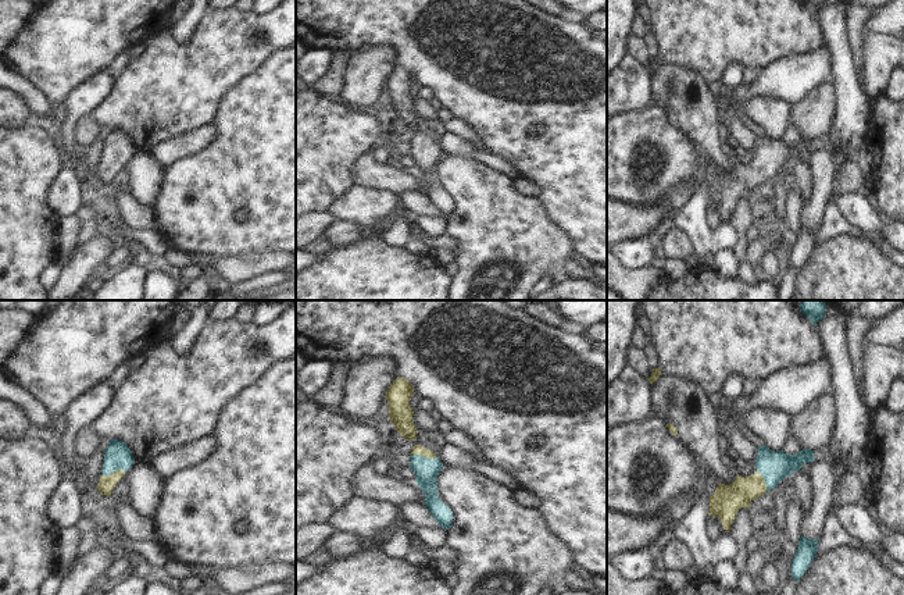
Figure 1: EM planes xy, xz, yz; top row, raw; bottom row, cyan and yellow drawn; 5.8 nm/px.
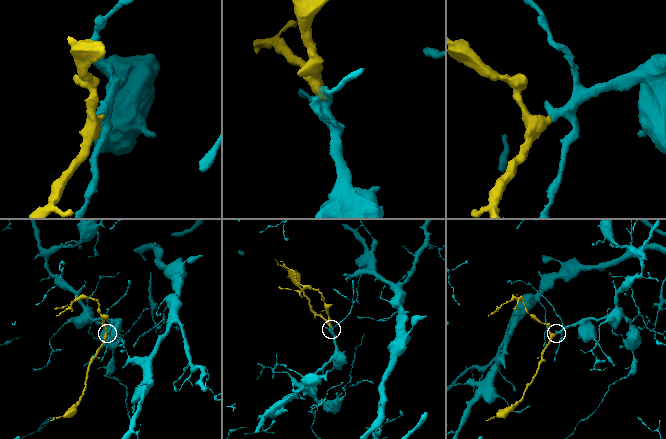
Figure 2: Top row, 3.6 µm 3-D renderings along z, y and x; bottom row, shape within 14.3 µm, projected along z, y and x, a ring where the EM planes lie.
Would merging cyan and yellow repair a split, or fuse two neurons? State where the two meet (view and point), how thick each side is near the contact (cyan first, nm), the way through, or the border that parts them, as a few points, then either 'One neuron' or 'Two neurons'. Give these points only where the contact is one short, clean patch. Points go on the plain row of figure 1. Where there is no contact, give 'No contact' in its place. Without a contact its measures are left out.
Touches cyan at xy (113, 161). Thickness 160 nm (cyan) against 90 nm. Path across: xy (118, 145), (113, 161), (107, 171). One neuron

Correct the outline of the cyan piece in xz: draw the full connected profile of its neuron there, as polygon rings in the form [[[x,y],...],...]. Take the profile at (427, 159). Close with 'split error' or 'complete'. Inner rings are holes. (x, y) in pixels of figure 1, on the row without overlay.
[[[415,133],[411,140],[410,156],[417,164],[417,172],[426,182],[425,195],[442,217],[449,218],[453,214],[453,200],[439,188],[437,182],[437,164],[444,156],[443,152],[430,138]]] | split error

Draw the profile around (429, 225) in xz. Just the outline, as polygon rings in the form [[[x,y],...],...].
[[[422,215],[415,220],[419,229],[428,236],[437,236],[447,232],[447,221],[442,217],[426,217]]]

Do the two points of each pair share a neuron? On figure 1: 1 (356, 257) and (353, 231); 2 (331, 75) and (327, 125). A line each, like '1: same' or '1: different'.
1: different
2: different

